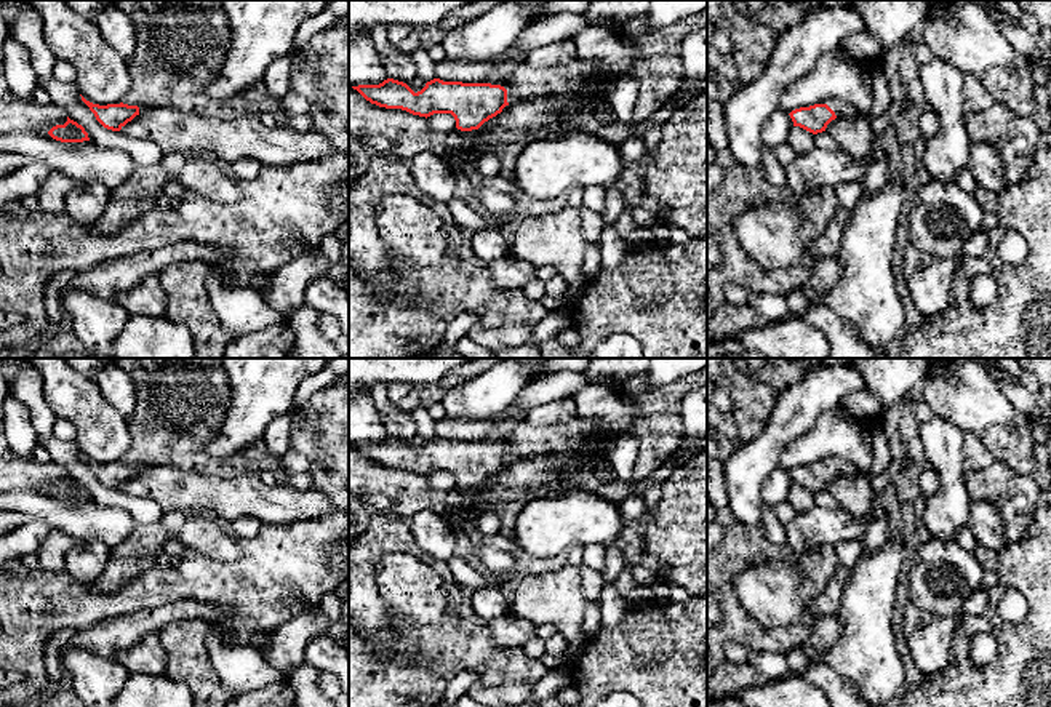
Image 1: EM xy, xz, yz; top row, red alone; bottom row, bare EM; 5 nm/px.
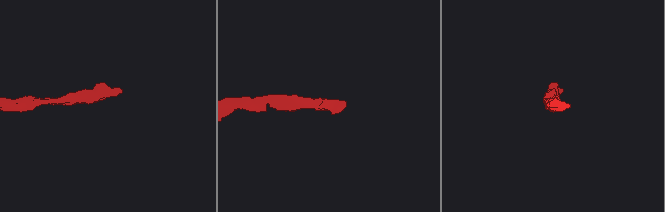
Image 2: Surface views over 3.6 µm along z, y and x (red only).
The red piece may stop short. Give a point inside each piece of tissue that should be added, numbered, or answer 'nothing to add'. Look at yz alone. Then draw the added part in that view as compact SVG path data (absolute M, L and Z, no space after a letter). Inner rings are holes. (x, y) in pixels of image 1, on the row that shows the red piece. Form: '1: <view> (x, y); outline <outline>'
1: yz (840, 107); outline M830 99L827 106L835 112L837 117L856 117L857 109L845 101L840 99Z

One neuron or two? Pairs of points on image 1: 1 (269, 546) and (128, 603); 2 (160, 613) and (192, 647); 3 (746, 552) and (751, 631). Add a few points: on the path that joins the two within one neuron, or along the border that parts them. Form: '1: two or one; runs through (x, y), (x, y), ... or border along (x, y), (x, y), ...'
1: one; runs through (234, 579), (189, 579), (163, 586)
2: two; border along (207, 619), (173, 621), (159, 632)
3: one; runs through (727, 571), (725, 595), (731, 611)

